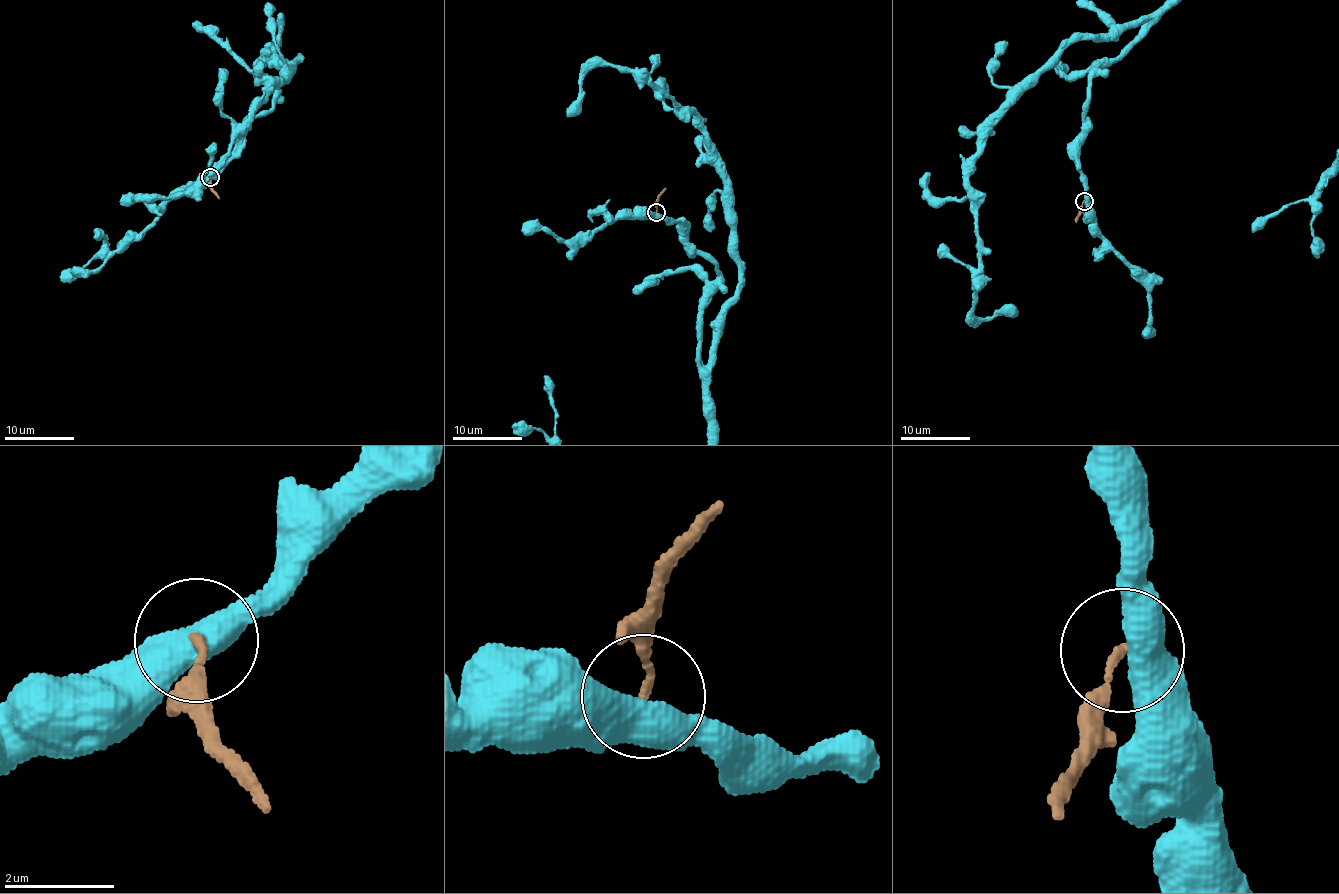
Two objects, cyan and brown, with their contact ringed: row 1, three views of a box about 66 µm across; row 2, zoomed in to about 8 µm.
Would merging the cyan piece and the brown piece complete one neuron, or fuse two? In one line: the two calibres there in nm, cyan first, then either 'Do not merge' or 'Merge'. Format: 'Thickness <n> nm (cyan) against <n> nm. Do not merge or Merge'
Thickness 550 nm (cyan) against 110 nm. Do not merge

